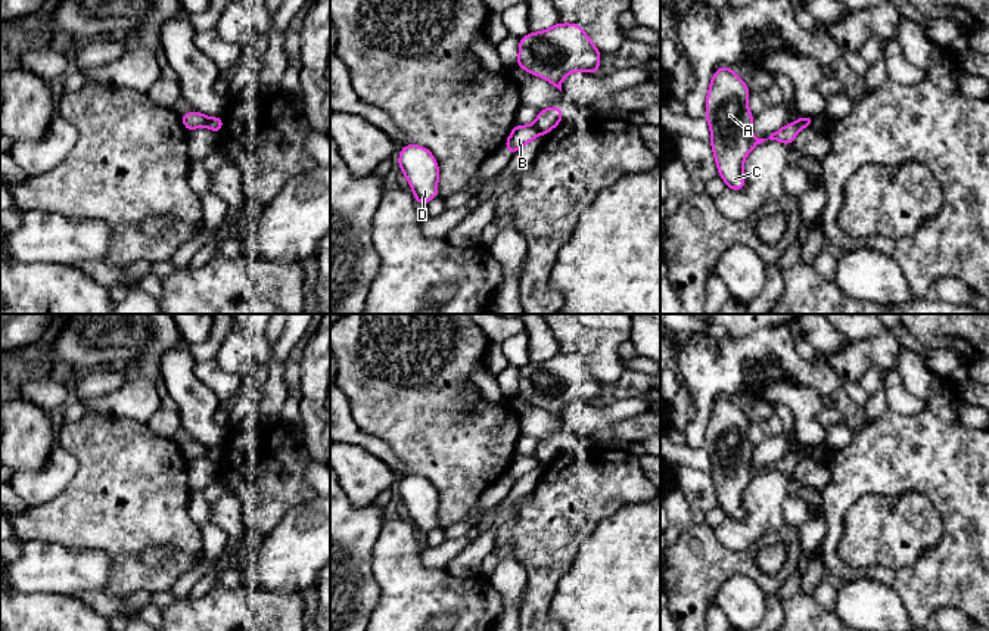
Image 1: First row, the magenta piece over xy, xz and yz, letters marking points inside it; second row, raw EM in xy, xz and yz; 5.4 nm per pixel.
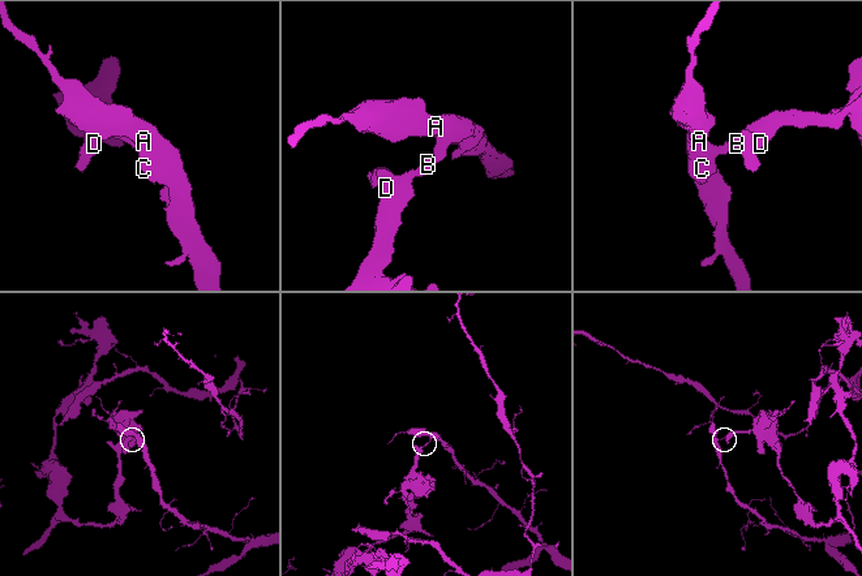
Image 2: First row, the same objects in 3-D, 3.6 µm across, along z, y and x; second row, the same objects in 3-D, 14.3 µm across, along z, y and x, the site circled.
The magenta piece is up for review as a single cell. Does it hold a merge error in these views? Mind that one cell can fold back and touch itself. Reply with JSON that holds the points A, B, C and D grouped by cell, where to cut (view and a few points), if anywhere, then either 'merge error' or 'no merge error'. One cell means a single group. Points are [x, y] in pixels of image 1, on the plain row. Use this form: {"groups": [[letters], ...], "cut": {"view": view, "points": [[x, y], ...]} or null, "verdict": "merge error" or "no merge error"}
{"groups": [["A", "C"], ["B", "D"]], "cut": {"view": "xz", "points": [[534, 454], [541, 463]]}, "verdict": "merge error"}

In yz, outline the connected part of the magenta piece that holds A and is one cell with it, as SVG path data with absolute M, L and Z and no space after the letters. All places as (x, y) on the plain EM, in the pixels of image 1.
M719 397L706 428L705 448L712 464L710 476L718 504L727 519L733 520L746 517L743 492L755 476L768 470L752 464L755 447L747 436L750 425L747 414L730 397Z

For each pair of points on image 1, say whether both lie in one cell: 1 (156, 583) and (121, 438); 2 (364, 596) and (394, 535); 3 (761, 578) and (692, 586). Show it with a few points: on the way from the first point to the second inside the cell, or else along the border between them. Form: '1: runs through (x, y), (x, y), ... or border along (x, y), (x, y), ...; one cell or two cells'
1: runs through (127, 549), (126, 475); one cell
2: border along (376, 543), (373, 577), (379, 603), (373, 612); two cells
3: runs through (743, 566), (709, 568); one cell

